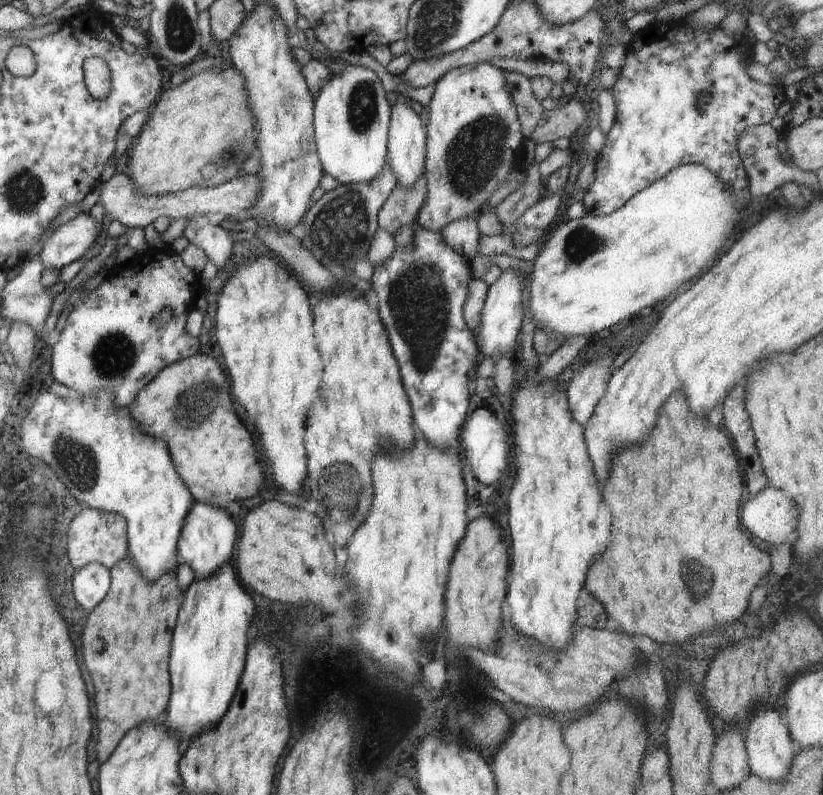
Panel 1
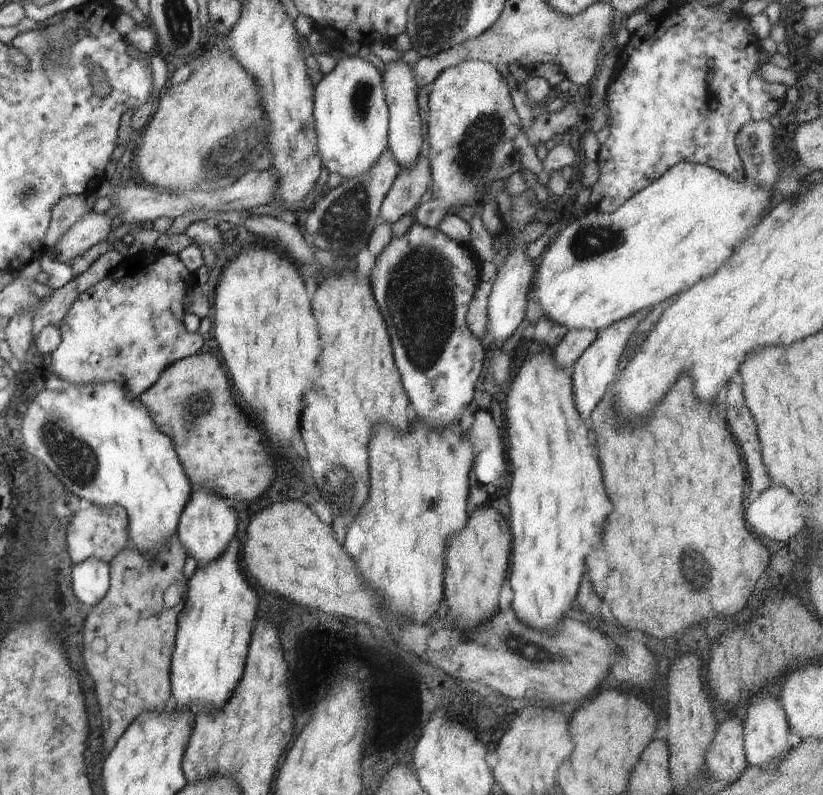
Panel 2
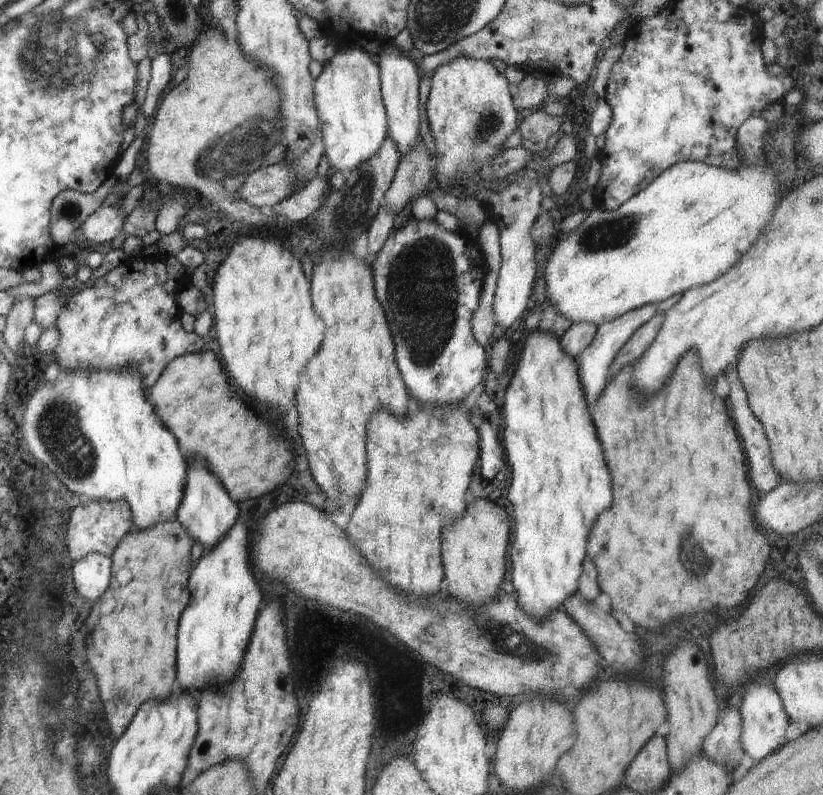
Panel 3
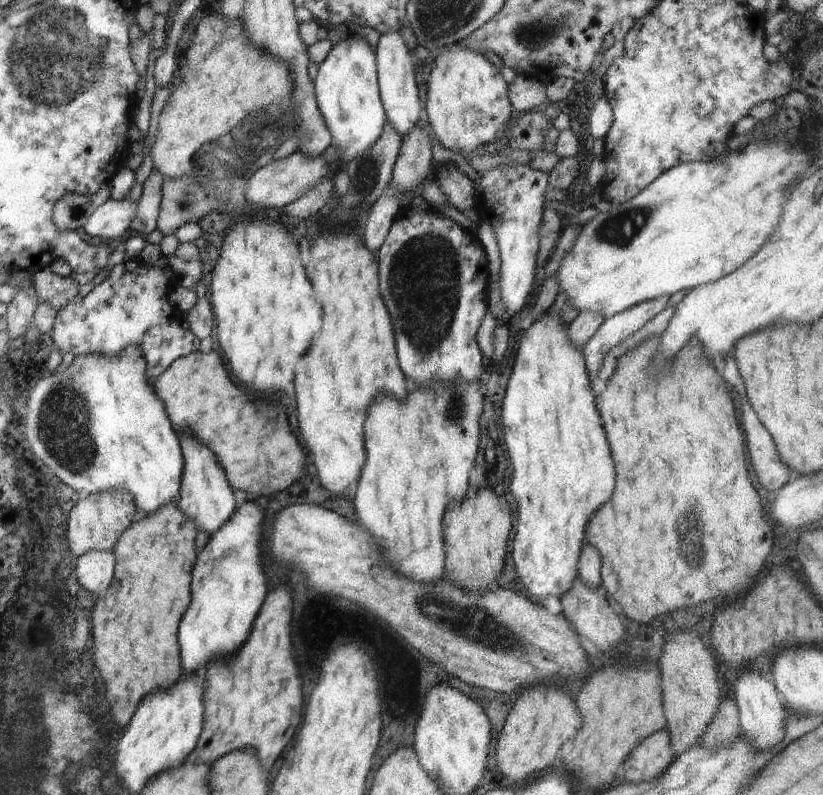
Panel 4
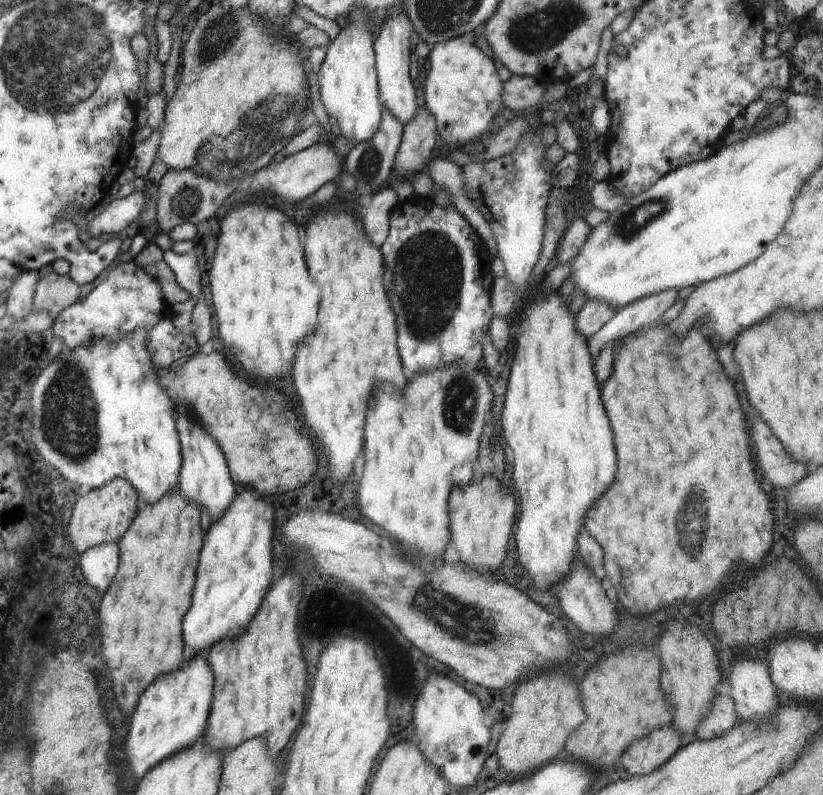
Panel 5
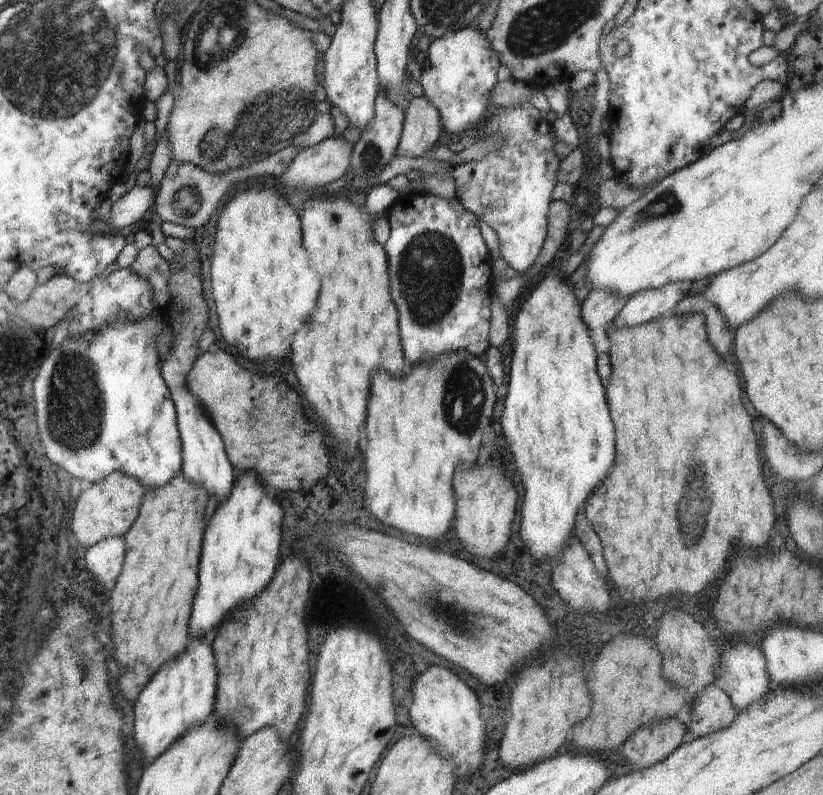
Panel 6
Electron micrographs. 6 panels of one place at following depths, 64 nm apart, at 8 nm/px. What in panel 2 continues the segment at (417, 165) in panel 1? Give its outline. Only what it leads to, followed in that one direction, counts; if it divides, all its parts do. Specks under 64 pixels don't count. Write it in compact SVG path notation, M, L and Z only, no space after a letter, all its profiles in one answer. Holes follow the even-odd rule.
M401 58L386 63L383 74L383 87L385 88L385 101L389 110L387 148L395 156L395 161L398 161L401 170L407 169L417 163L417 158L426 145L422 138L421 118L416 102L419 86L415 81L413 66L402 61Z

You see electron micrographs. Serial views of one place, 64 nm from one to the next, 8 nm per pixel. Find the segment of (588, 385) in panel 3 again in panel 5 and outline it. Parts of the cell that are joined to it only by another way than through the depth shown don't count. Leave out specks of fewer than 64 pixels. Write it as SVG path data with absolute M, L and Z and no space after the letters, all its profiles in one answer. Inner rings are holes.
M671 288L664 292L642 297L627 304L615 312L615 315L588 341L591 356L594 361L604 348L605 344L616 344L628 334L632 335L637 330L657 324L661 316L676 303L678 290Z

